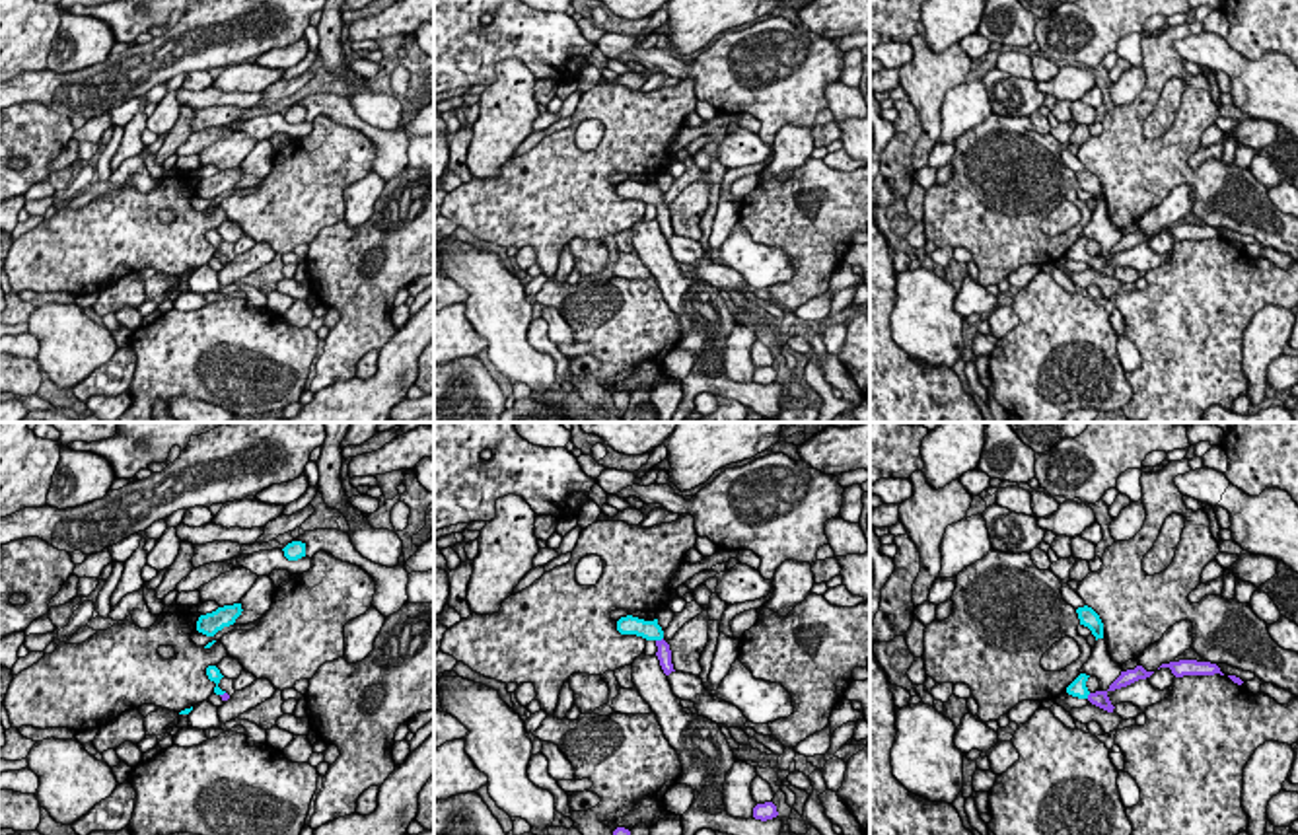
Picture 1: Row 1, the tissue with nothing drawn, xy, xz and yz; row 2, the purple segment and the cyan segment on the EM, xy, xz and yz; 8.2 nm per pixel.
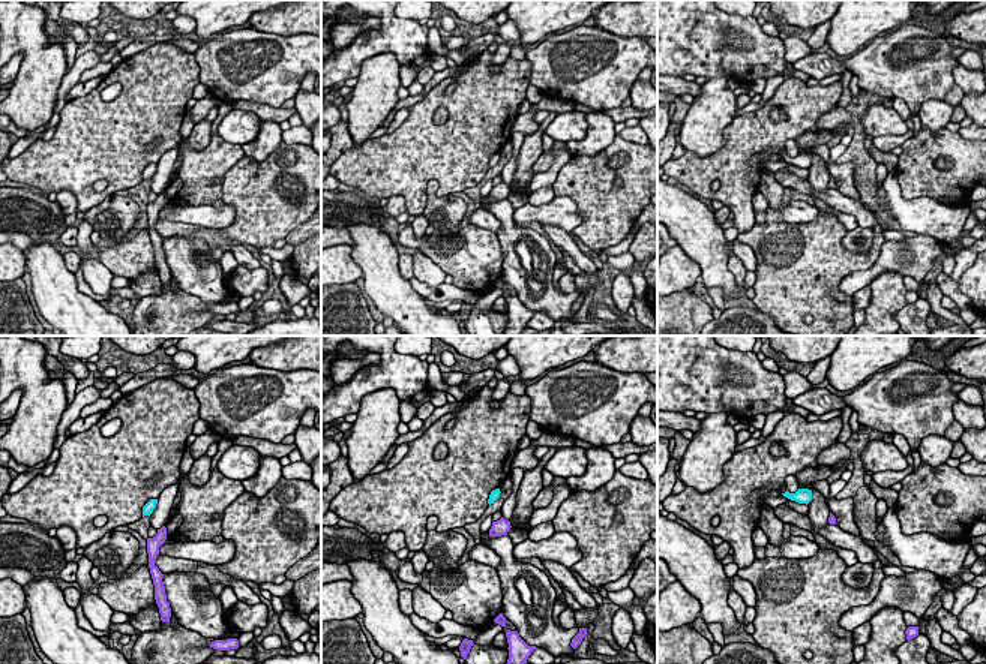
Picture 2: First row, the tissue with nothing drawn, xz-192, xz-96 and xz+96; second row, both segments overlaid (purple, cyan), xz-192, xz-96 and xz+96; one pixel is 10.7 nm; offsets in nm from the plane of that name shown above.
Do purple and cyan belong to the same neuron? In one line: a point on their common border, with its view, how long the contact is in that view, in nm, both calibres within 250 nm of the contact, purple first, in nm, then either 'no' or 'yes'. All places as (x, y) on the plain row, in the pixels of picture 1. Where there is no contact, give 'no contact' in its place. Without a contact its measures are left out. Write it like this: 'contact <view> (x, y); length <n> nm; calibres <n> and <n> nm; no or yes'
contact xz (658, 205); length 70 nm; calibres 130 and 160 nm; yes

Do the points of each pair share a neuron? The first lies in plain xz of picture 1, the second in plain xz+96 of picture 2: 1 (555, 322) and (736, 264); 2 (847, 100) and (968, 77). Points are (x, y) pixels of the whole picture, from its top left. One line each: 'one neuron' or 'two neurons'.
1: two neurons
2: one neuron

